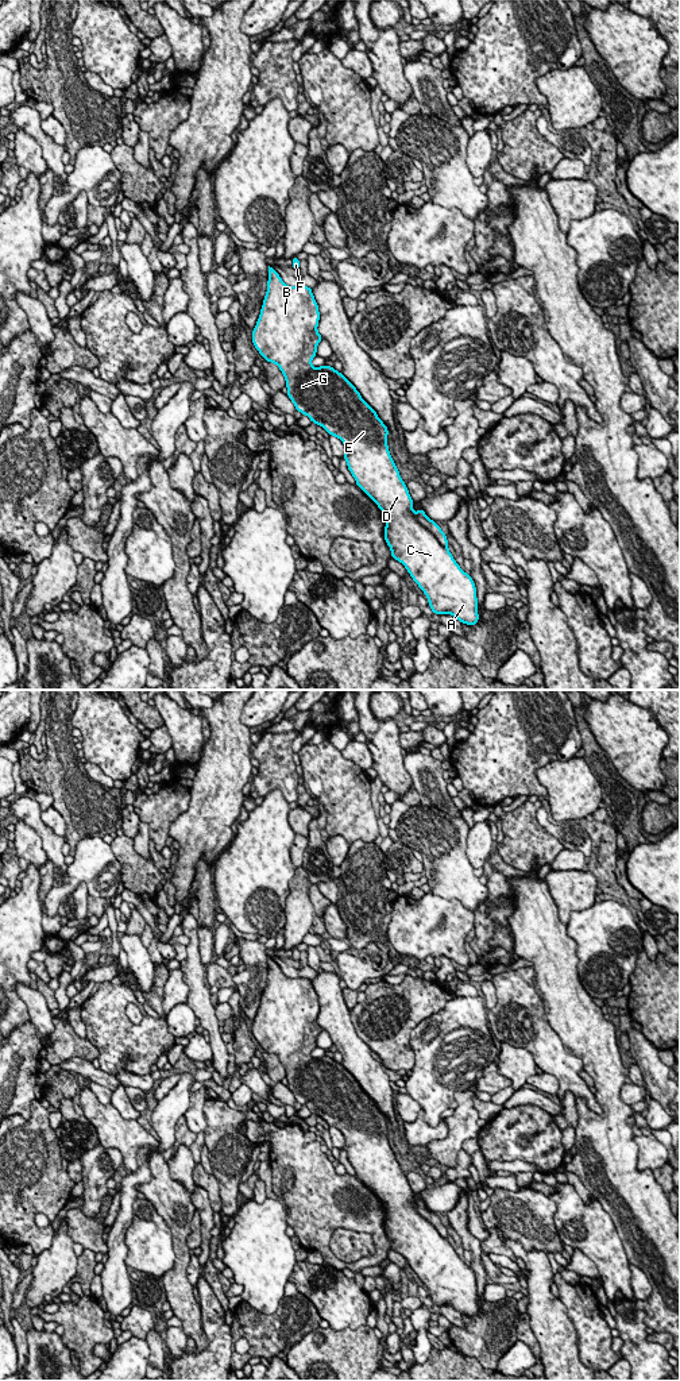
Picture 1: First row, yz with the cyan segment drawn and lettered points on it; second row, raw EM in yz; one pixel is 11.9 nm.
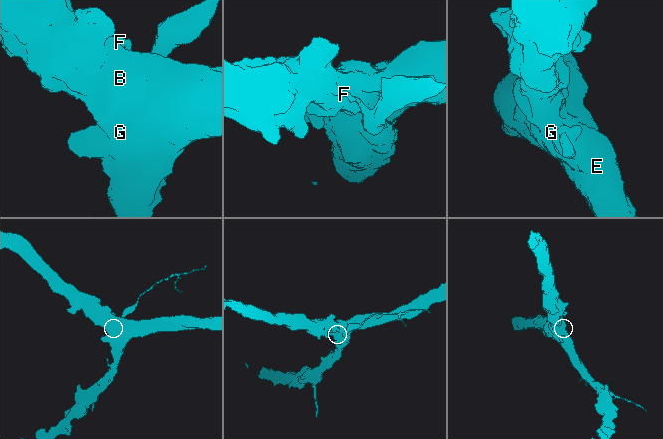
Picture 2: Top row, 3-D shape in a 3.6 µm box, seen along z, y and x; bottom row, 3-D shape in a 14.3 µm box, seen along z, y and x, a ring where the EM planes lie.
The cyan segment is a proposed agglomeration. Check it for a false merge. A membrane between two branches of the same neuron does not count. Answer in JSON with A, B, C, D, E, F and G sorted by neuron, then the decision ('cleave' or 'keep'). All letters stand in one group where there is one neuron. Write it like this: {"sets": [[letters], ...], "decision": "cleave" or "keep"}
{"sets": [["A", "B", "C", "D", "E", "G"], ["F"]], "decision": "cleave"}

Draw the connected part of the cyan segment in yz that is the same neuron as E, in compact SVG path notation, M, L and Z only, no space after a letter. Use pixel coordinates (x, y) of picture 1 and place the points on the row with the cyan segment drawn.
M268 266L267 292L259 319L252 329L252 343L264 360L275 363L286 379L287 397L295 409L312 423L321 425L345 445L343 459L360 487L385 513L385 540L391 558L402 563L413 580L424 591L434 614L452 614L461 624L476 625L478 598L472 578L464 572L448 548L422 526L413 510L413 499L406 483L389 452L389 429L376 412L362 398L356 387L331 366L313 367L312 359L322 340L317 331L318 305L308 286L287 286Z

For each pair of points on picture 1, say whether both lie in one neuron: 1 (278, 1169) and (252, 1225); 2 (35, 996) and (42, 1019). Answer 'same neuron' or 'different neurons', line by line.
1: different neurons
2: same neuron

